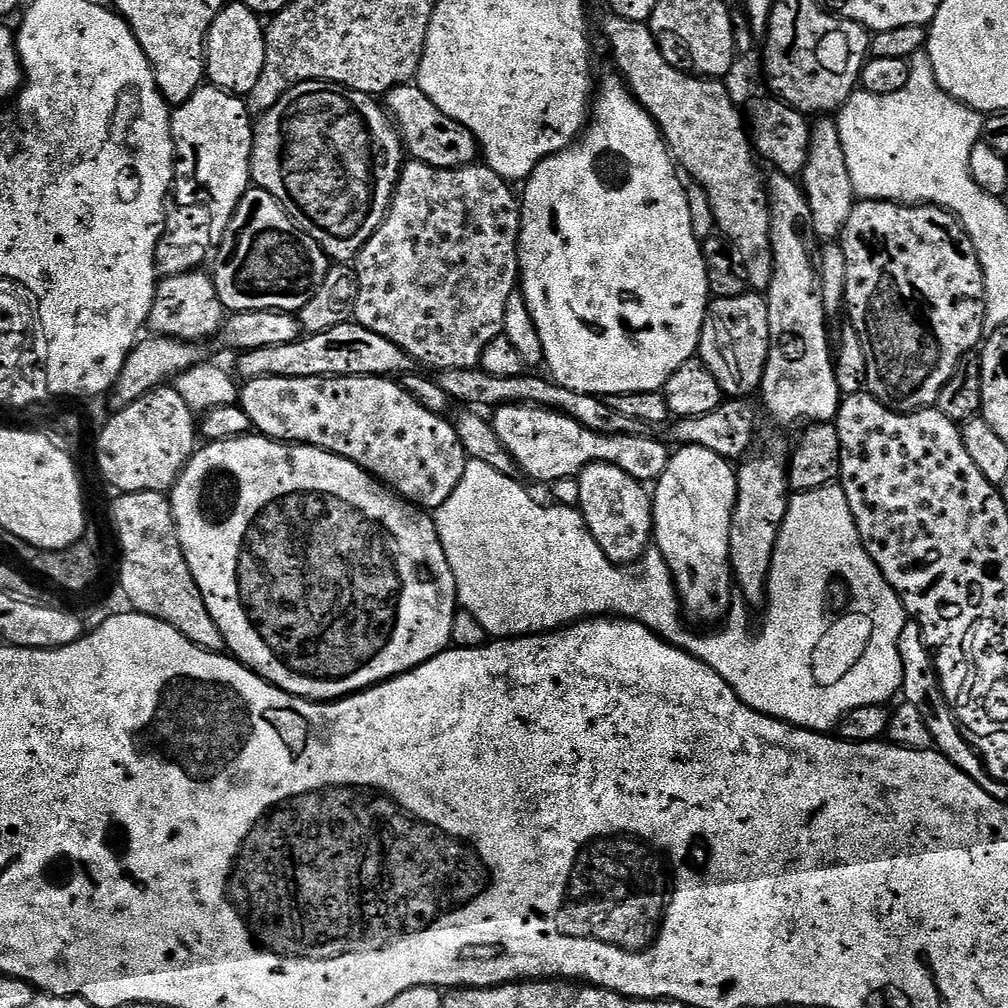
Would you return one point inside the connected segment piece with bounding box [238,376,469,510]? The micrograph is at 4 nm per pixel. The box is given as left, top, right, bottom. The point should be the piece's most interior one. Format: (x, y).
(369, 420)

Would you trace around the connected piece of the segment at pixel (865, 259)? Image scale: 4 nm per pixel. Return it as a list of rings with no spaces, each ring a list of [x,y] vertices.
[[[860,200],[846,218],[839,244],[844,251],[844,300],[852,319],[850,326],[866,350],[867,391],[895,412],[935,405],[960,359],[986,336],[982,266],[968,231],[952,213],[934,204]]]

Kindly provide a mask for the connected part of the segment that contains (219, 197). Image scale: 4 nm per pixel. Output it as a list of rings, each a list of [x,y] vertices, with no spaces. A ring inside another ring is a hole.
[[[202,86],[194,93],[184,104],[175,105],[172,112],[172,140],[176,143],[176,177],[173,180],[173,193],[175,203],[182,205],[205,205],[209,208],[207,216],[208,225],[210,226],[210,240],[212,245],[219,246],[222,238],[225,237],[225,232],[228,229],[228,223],[232,221],[232,215],[236,212],[238,202],[244,195],[247,194],[252,179],[252,134],[254,131],[254,120],[248,111],[248,105],[239,96],[232,95],[231,92],[224,92],[220,88],[211,86]]]

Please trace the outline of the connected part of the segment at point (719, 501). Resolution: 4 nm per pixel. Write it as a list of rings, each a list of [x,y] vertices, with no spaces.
[[[702,446],[677,447],[668,457],[666,470],[655,481],[651,498],[654,548],[666,562],[683,611],[700,620],[718,619],[734,597],[734,581],[732,567],[728,565],[728,555],[730,522],[736,505],[736,468],[723,456],[714,454],[714,450],[706,450]]]

